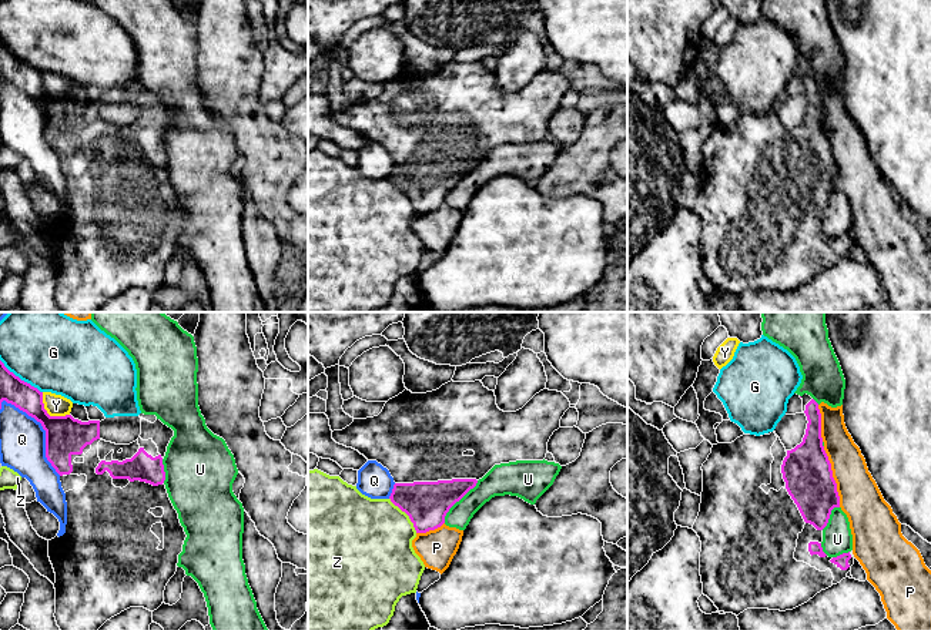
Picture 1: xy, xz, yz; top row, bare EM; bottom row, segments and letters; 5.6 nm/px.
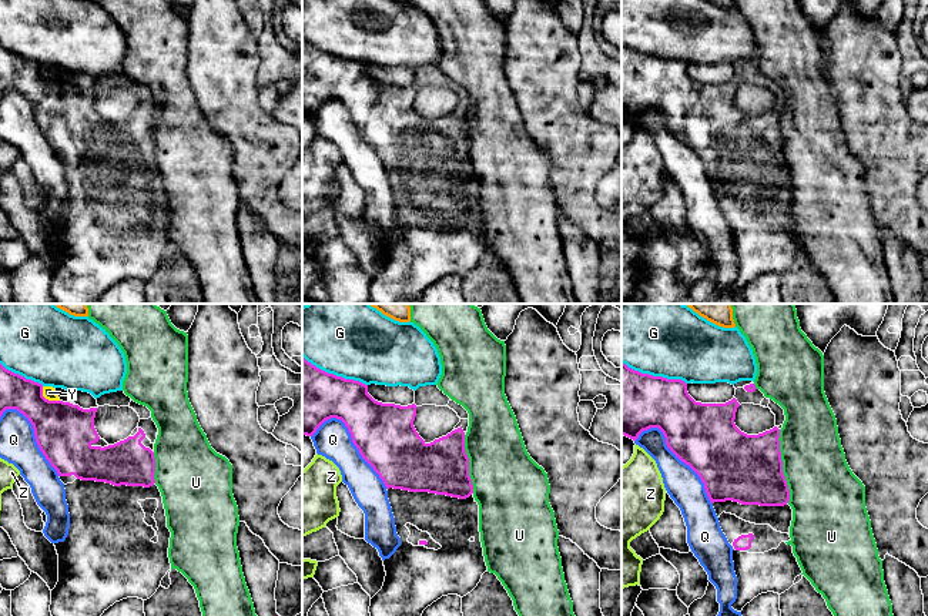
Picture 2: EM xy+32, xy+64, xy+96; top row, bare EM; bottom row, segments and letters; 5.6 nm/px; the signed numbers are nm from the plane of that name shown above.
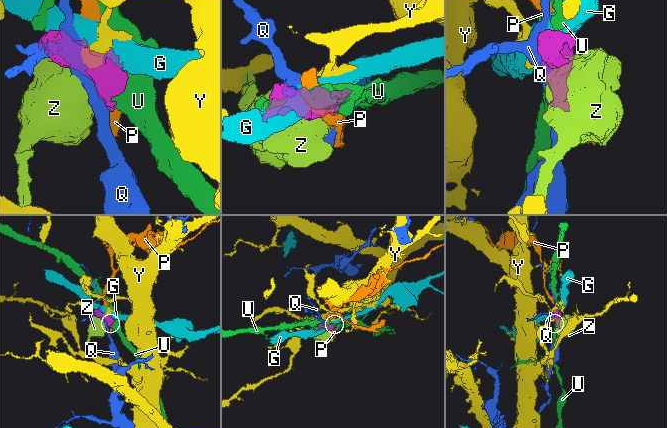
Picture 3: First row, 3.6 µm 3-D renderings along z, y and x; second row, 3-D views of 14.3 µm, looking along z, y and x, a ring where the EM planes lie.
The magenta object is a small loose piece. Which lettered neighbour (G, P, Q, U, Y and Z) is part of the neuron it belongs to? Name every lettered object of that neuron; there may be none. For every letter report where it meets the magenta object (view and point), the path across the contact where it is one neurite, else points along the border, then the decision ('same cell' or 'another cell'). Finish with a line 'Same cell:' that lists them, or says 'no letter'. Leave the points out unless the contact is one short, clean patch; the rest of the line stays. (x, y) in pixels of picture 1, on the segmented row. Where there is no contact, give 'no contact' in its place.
G: meets magenta in xy at (19, 378); another cell
P: meets magenta in yz at (831, 476); another cell
Q: meets magenta in xy at (44, 429); another cell
U: meets magenta in xz at (458, 501); another cell
Y: meets magenta in xy at (47, 414); border along xy (42, 392), (44, 409), (50, 415), (69, 415); another cell
Z: meets magenta in xz at (407, 513); another cell
Same cell: no letter

